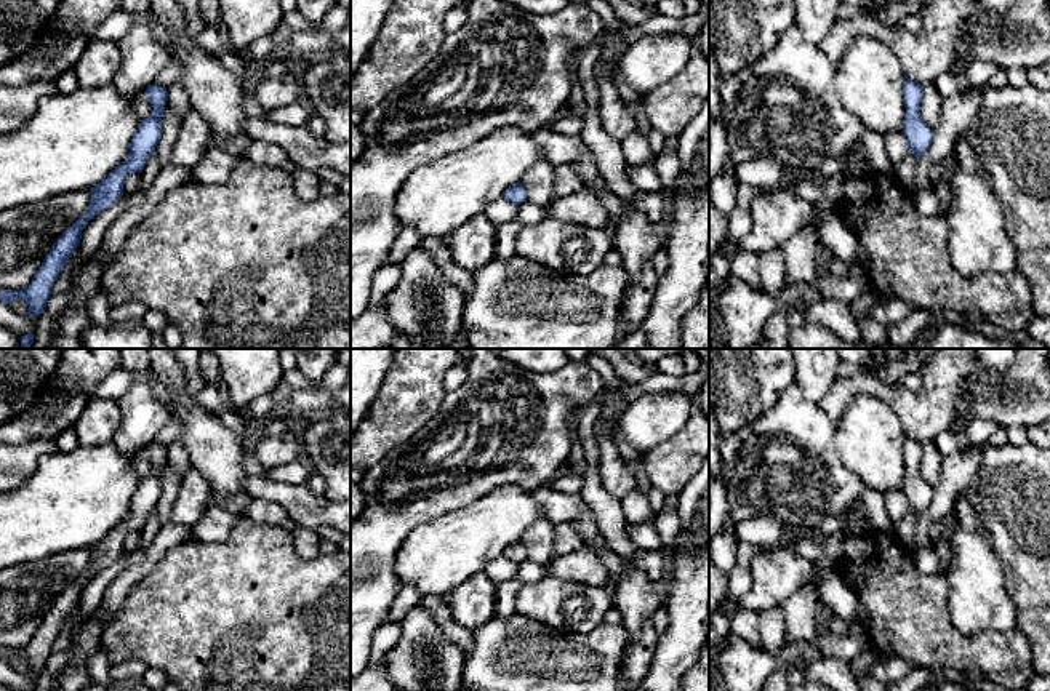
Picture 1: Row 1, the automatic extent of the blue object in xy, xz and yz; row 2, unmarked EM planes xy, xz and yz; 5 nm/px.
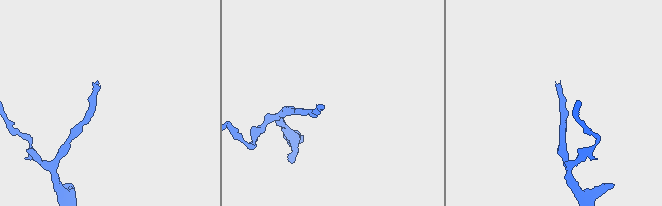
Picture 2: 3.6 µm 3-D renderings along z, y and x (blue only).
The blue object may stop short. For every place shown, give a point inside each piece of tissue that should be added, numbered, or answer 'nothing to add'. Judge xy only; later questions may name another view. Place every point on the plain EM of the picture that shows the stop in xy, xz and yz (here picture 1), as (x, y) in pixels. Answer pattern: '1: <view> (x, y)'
nothing to add

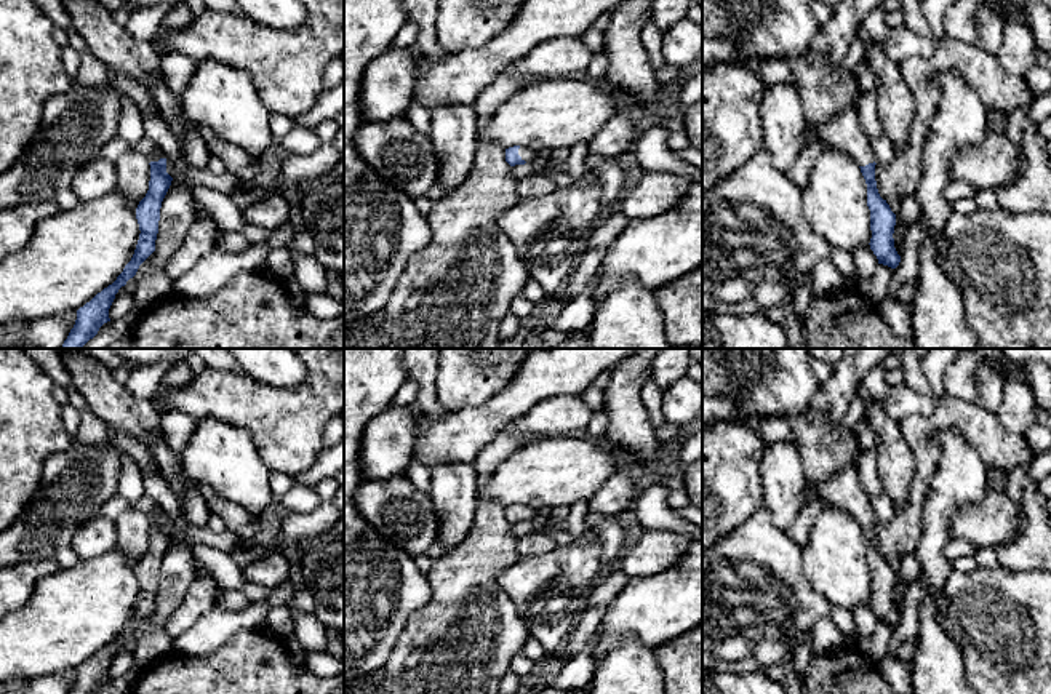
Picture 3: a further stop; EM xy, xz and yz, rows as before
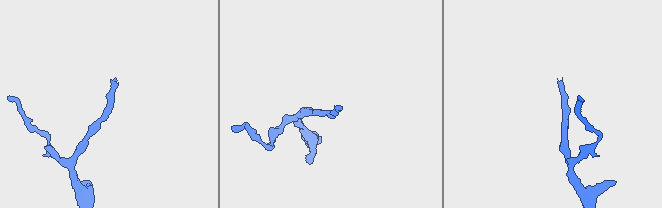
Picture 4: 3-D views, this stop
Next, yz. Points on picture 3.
1: yz (843, 488)

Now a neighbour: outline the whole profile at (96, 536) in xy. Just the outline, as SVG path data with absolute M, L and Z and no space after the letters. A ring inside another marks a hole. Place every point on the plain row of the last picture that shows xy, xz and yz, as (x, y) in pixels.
M94 517L75 531L70 547L83 561L101 556L117 547L117 542L115 523L104 517Z

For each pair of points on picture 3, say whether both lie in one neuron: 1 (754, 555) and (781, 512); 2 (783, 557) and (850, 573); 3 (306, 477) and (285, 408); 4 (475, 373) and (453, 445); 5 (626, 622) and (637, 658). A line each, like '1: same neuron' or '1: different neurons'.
1: different neurons
2: different neurons
3: different neurons
4: different neurons
5: different neurons

